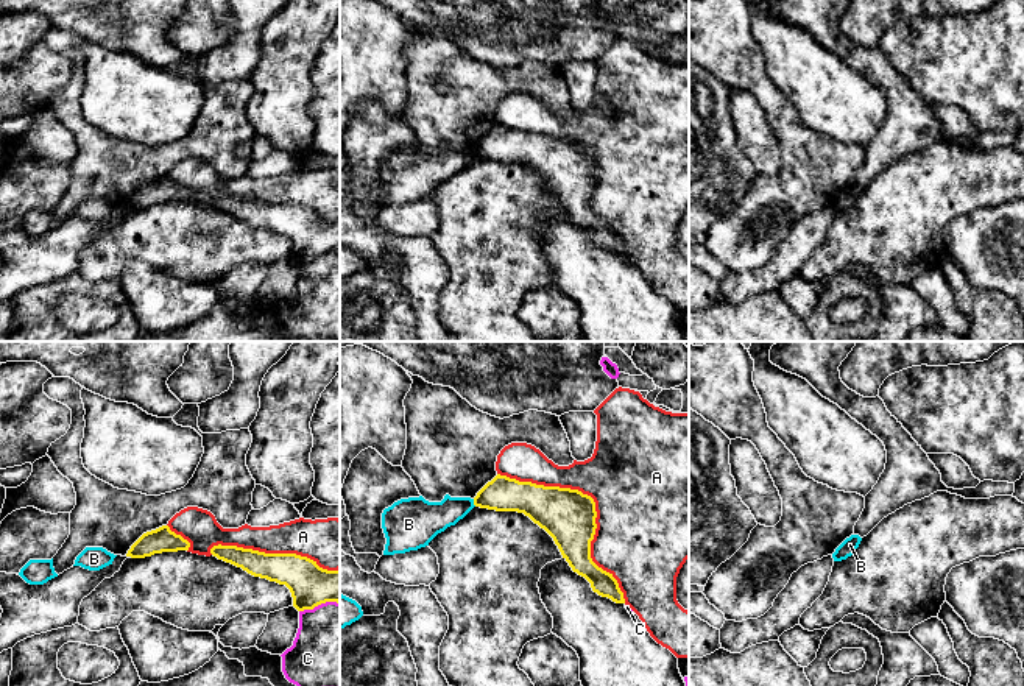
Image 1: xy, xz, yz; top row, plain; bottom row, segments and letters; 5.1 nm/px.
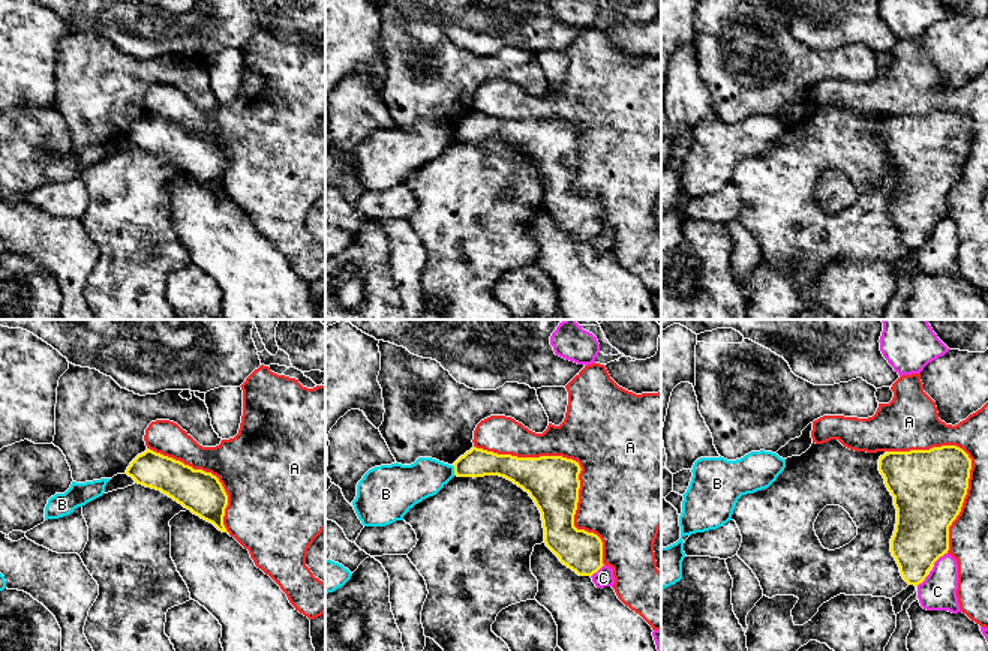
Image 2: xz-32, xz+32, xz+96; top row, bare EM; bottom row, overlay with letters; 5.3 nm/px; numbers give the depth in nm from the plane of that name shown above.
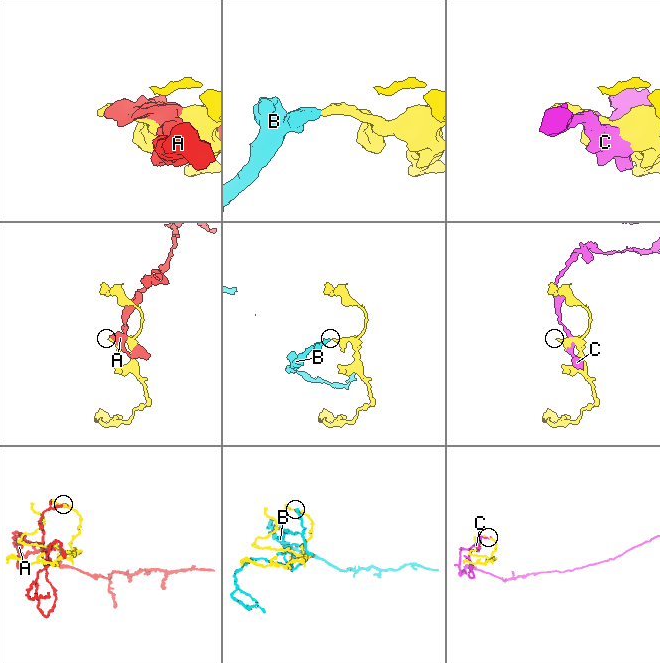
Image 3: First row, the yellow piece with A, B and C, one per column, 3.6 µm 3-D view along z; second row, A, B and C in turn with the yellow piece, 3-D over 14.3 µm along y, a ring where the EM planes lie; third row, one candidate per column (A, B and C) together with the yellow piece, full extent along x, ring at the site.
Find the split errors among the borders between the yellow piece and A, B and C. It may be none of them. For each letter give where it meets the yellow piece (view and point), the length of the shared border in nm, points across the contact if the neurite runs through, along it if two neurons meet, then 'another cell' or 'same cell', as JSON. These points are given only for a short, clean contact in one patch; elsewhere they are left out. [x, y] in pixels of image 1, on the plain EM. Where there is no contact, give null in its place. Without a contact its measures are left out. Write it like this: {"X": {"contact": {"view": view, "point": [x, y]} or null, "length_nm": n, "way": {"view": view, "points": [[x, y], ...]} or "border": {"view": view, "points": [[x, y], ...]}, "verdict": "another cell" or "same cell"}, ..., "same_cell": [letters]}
{"A": {"contact": {"view": "xz", "point": [594, 156]}, "length_nm": 950, "verdict": "another cell"}, "B": {"contact": {"view": "xz", "point": [474, 153]}, "length_nm": 40, "border": {"view": "xz", "points": [[473, 150], [476, 156]]}, "verdict": "another cell"}, "C": {"contact": {"view": "xy", "point": [318, 254]}, "length_nm": 220, "verdict": "another cell"}, "same_cell": []}

